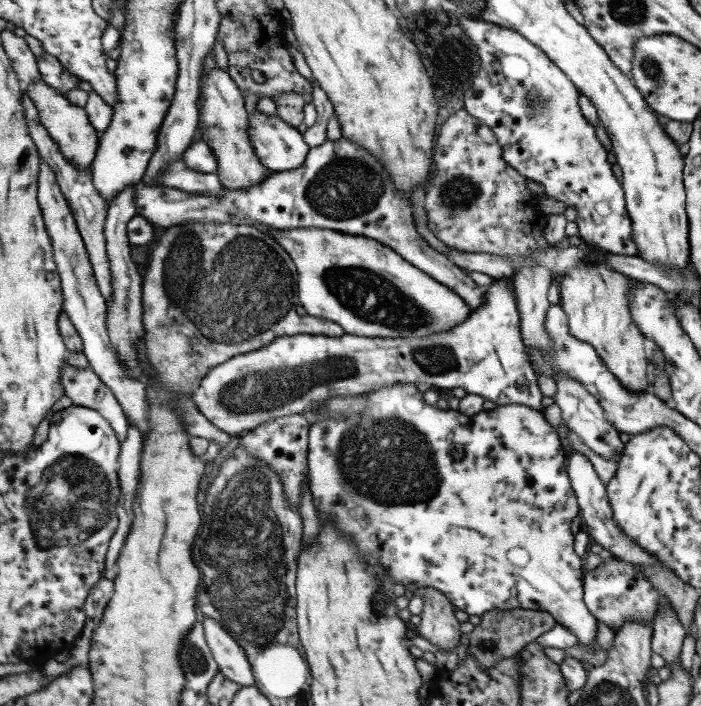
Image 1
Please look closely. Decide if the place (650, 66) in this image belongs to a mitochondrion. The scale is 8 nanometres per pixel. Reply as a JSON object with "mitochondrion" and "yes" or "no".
{"mitochondrion":"yes"}

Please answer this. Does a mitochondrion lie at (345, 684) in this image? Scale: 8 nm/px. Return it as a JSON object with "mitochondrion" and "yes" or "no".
{"mitochondrion":"no"}

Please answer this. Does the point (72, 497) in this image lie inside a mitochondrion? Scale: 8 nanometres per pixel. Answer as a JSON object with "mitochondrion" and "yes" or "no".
{"mitochondrion":"yes"}

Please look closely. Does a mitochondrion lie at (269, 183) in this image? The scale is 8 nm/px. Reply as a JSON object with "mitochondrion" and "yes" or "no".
{"mitochondrion":"no"}

